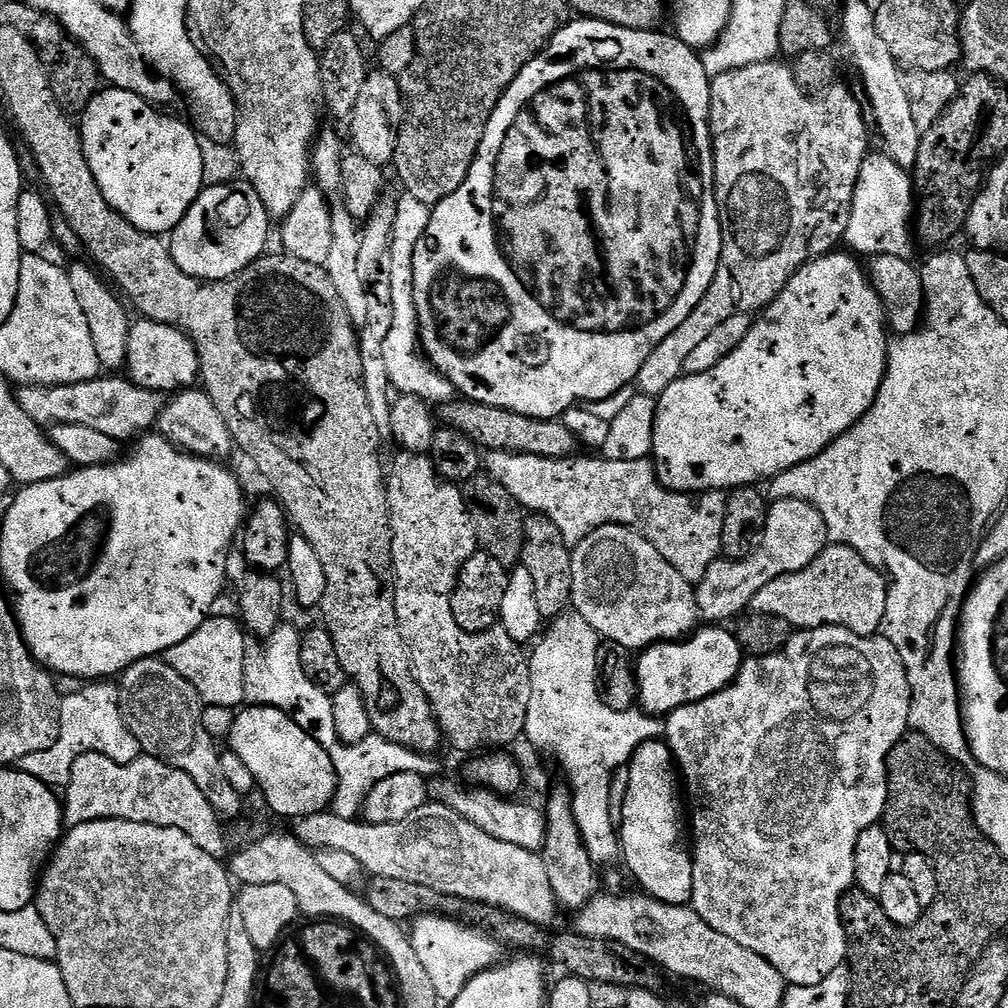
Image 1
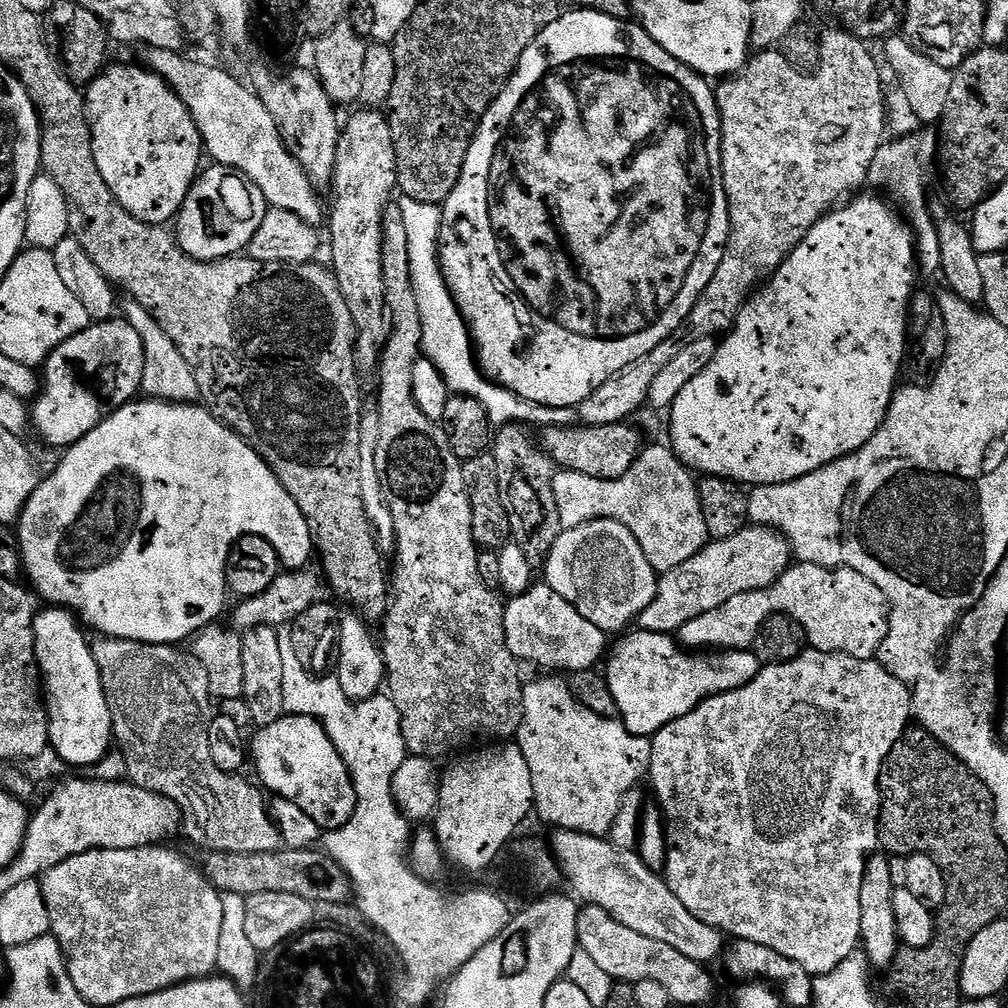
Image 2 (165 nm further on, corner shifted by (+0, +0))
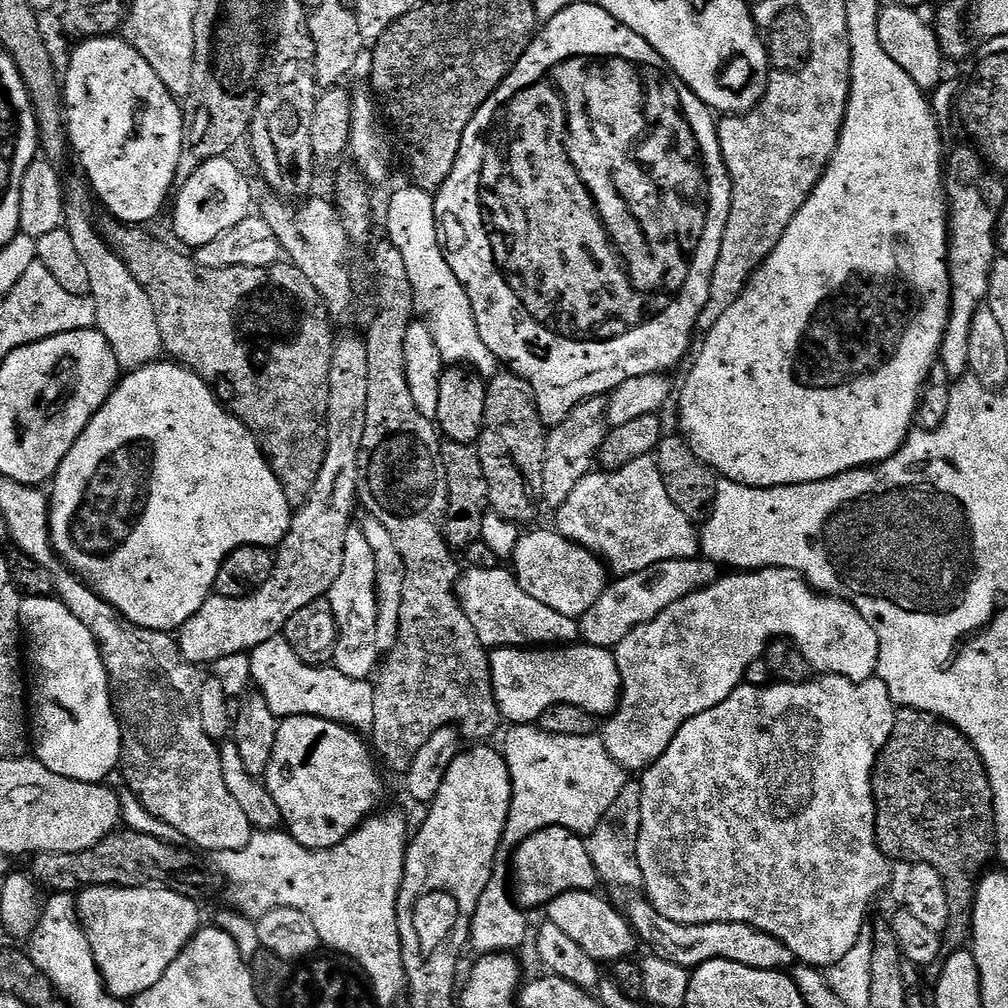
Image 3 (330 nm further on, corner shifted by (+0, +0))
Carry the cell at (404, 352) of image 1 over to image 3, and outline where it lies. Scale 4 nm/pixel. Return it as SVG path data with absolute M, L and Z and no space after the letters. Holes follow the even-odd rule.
M415 186L407 187L398 189L388 200L386 236L400 251L406 274L410 274L416 307L430 326L434 342L438 342L438 350L449 365L467 366L481 376L491 378L498 371L498 361L490 346L482 342L482 334L478 334L478 322L474 322L470 298L462 282L458 282L454 270L450 270L448 259L444 257L442 232L438 227L433 193Z

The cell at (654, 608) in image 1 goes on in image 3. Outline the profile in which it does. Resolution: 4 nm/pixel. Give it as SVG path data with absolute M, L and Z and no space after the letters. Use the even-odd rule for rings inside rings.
M549 530L549 532L525 531L519 542L516 543L516 549L512 551L510 564L514 569L517 582L526 590L526 594L530 594L530 598L538 598L538 602L546 602L546 606L550 606L552 610L558 610L560 614L573 618L579 618L586 610L590 610L590 606L594 606L594 602L602 598L602 594L610 583L609 569L595 552L568 540L555 530Z

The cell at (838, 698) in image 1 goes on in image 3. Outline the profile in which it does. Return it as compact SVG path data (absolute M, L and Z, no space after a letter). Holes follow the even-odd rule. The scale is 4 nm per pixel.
M820 674L811 680L804 681L803 684L769 682L763 686L757 686L745 682L734 690L734 694L730 694L730 698L726 698L726 702L722 702L718 706L714 706L710 710L706 710L702 714L687 720L670 742L670 746L666 746L662 758L658 758L651 766L644 769L638 780L642 788L642 824L638 832L636 857L644 879L643 895L658 910L658 914L662 914L662 918L670 918L670 922L678 922L679 924L749 924L774 938L778 938L778 942L782 942L788 947L793 957L801 964L827 970L834 962L842 962L843 956L854 947L854 942L858 942L861 930L866 927L867 920L864 919L868 916L868 903L880 891L884 892L889 887L889 880L892 874L890 861L882 854L879 846L876 845L876 804L872 801L872 768L876 765L876 755L884 749L890 734L894 730L897 707L898 705L892 701L892 695L884 680L873 678L854 681L848 677Z

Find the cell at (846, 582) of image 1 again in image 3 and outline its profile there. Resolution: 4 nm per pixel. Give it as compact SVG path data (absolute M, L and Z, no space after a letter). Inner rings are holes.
M789 568L736 570L731 574L733 576L721 575L719 578L713 580L712 583L707 584L706 587L700 588L697 592L691 592L686 598L674 602L674 606L662 610L662 614L658 614L658 618L654 618L650 622L646 622L642 626L630 630L630 634L626 634L616 644L614 651L616 661L618 662L618 674L620 675L620 704L616 708L616 711L603 721L602 739L609 754L629 773L643 773L644 769L651 766L655 760L662 758L666 746L670 746L670 742L687 720L694 718L698 714L702 714L706 710L710 710L714 706L718 706L722 702L726 702L726 698L730 698L730 694L734 694L734 690L745 683L750 665L755 660L761 659L765 648L768 647L771 641L777 638L787 638L796 643L802 650L802 654L806 654L806 658L812 663L812 667L817 673L848 677L854 681L870 680L876 676L878 654L880 653L880 639L878 638L878 634L874 634L874 626L870 626L870 622L866 622L866 618L852 605L851 600L817 592L799 572L795 572Z

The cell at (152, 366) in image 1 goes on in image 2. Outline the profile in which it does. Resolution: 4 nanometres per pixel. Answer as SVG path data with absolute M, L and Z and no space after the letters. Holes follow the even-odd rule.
M113 318L89 323L86 330L66 338L44 361L36 405L30 408L31 427L50 447L71 448L116 409L137 399L143 365L142 338L127 320Z

